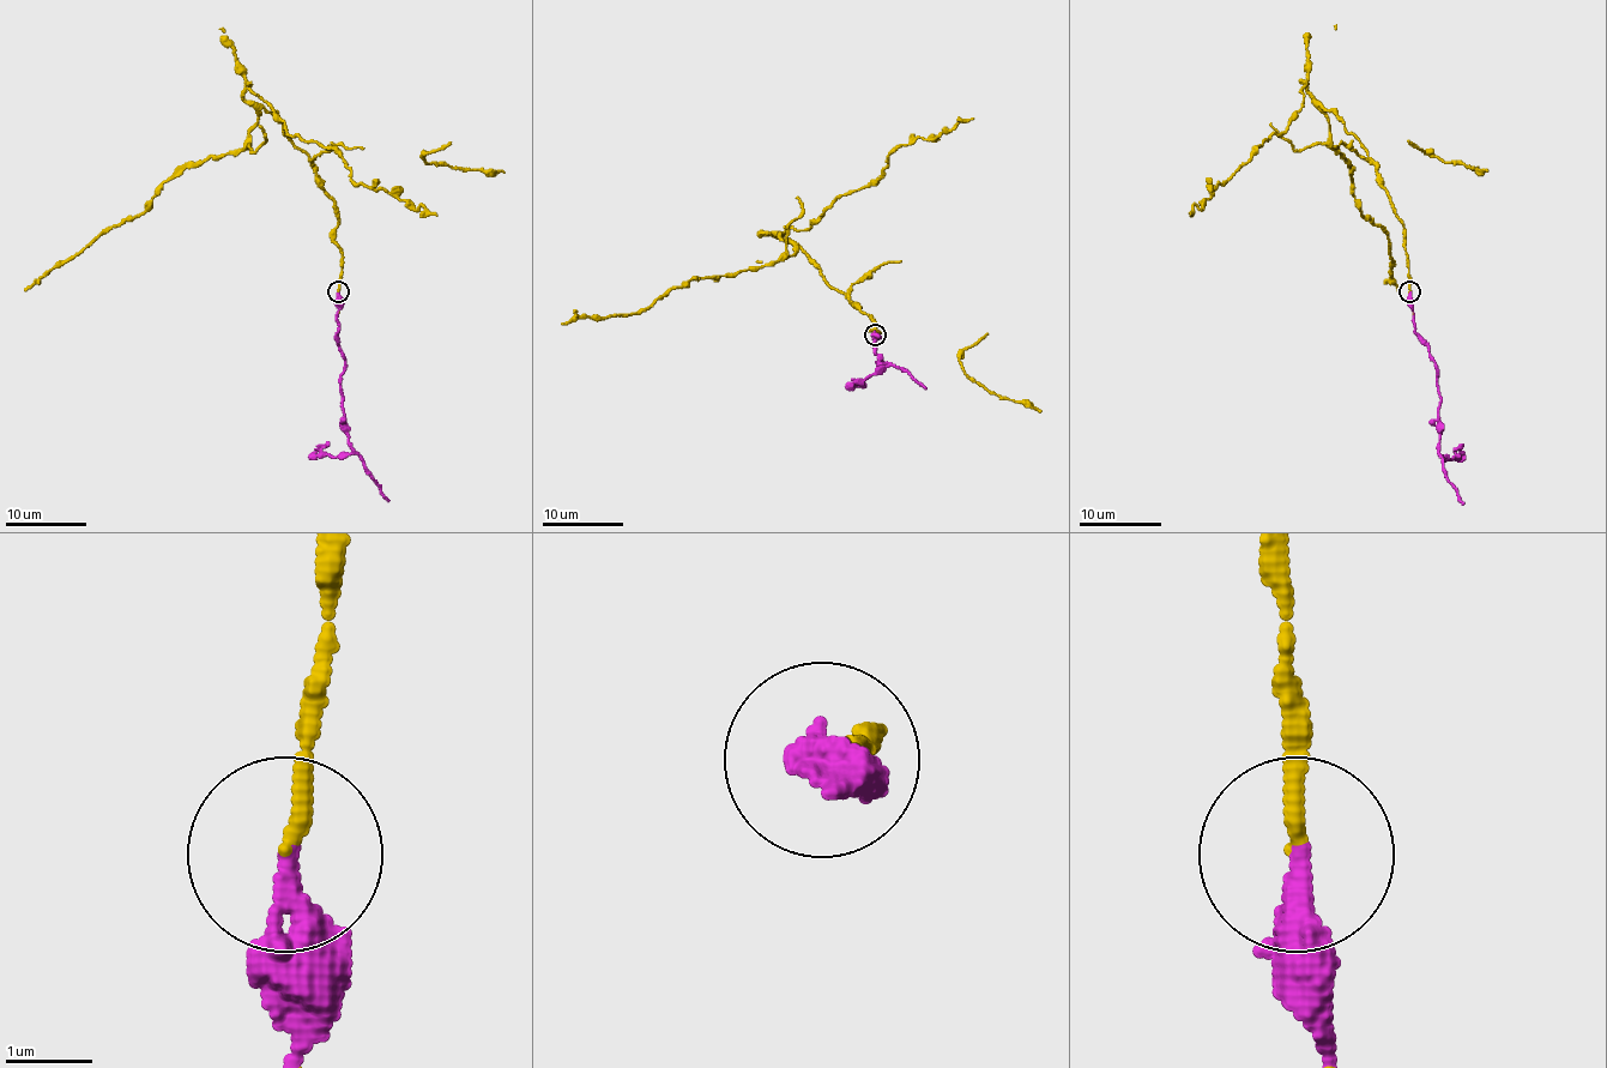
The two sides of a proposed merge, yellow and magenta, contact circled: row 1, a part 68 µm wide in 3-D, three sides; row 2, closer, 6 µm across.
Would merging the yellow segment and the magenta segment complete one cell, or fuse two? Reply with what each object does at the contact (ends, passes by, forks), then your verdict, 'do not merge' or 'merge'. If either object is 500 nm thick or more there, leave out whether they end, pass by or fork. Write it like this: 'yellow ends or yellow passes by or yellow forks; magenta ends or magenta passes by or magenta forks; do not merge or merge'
yellow ends; magenta ends; merge

